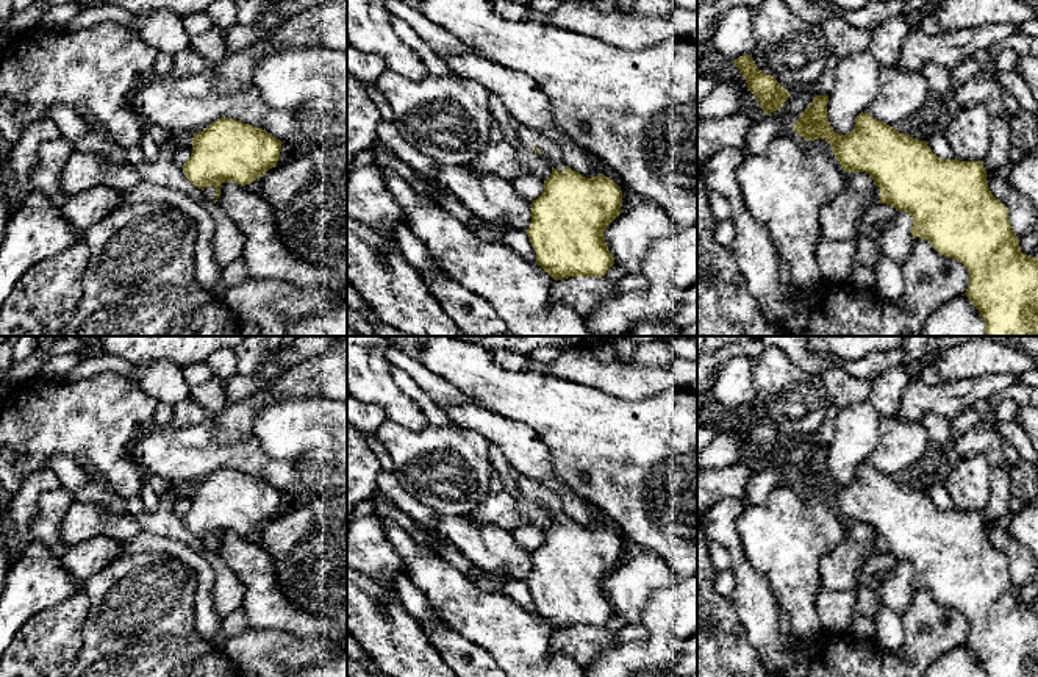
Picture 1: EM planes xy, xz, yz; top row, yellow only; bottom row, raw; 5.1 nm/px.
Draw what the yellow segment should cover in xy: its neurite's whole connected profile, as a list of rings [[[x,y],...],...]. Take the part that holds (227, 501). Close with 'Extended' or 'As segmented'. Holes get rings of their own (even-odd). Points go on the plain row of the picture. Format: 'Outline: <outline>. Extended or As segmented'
Outline: [[[220,467],[203,482],[195,483],[191,494],[192,503],[183,516],[183,522],[191,533],[203,541],[206,549],[216,553],[222,533],[233,532],[245,536],[275,518],[283,493],[263,478]]]. Extended

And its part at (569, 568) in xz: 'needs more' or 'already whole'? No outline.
needs more

